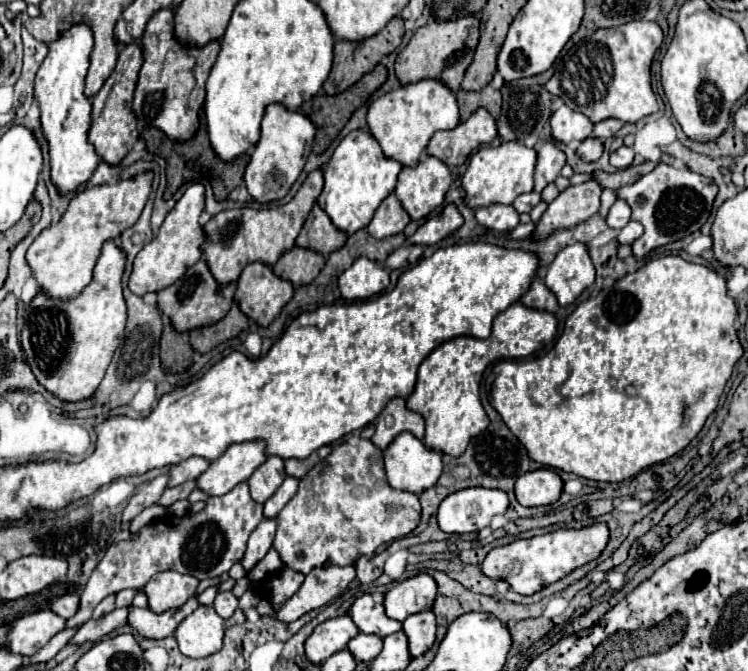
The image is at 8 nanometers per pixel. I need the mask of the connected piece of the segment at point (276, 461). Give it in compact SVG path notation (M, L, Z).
M268 457L248 479L250 495L256 503L264 503L286 479L284 461L280 457Z

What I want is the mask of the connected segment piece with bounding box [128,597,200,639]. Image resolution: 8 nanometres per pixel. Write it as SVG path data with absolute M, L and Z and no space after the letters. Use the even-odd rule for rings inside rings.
M190 597L182 607L176 611L164 611L164 613L152 613L150 609L140 609L130 605L128 607L128 625L134 627L142 637L146 639L164 639L174 633L174 629L198 607L198 599Z

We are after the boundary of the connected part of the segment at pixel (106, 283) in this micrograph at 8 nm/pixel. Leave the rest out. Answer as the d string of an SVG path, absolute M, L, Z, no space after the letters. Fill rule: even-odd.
M108 241L94 267L92 281L74 299L50 299L38 291L24 307L22 349L36 379L62 401L80 401L90 397L100 385L106 367L126 327L126 301L122 295L122 275L126 253L114 241Z

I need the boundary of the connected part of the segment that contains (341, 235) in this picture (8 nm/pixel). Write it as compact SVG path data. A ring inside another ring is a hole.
M316 203L296 239L296 245L314 249L326 255L340 249L346 243L346 239L348 235L342 229L338 229L332 223L332 219L326 215L326 211Z

